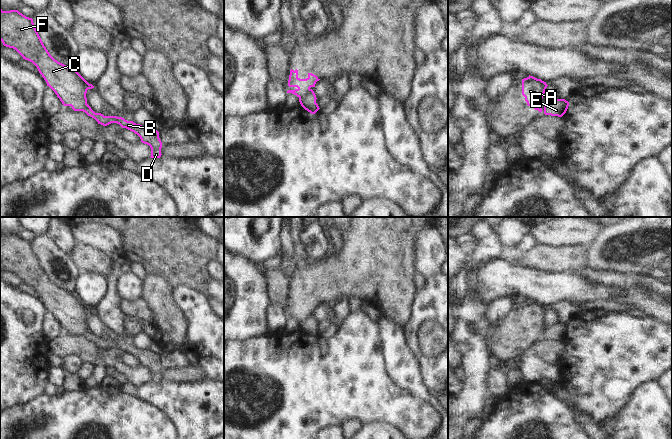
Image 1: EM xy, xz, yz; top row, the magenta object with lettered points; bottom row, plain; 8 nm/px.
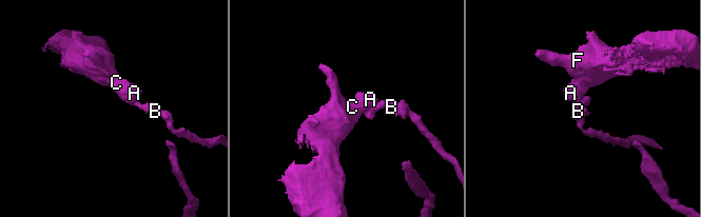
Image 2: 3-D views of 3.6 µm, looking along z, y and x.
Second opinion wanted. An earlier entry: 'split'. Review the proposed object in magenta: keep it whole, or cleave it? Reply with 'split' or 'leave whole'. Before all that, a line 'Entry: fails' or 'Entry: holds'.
Entry: holds
split

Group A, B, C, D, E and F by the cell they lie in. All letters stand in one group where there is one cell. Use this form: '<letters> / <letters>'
A C F / B D E

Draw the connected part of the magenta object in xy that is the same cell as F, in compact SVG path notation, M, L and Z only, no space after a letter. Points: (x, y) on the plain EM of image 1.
M0 232L0 264L3 269L15 273L25 284L32 286L44 304L57 319L64 330L71 330L74 335L83 335L87 329L86 317L94 312L76 294L55 284L44 270L33 243L18 234L3 235Z

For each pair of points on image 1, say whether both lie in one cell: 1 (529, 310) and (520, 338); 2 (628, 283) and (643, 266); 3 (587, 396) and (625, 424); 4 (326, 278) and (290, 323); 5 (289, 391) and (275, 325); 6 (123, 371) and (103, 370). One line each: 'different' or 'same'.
1: same
2: different
3: different
4: different
5: different
6: different

